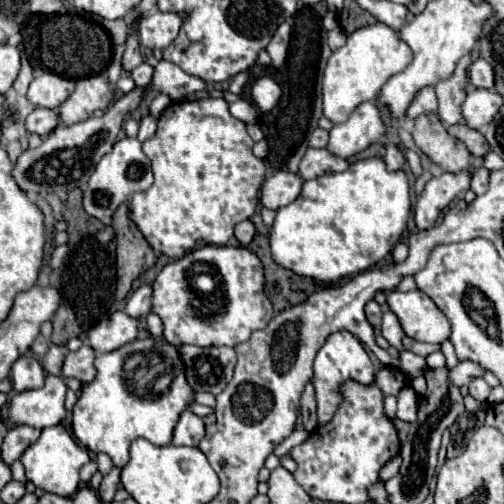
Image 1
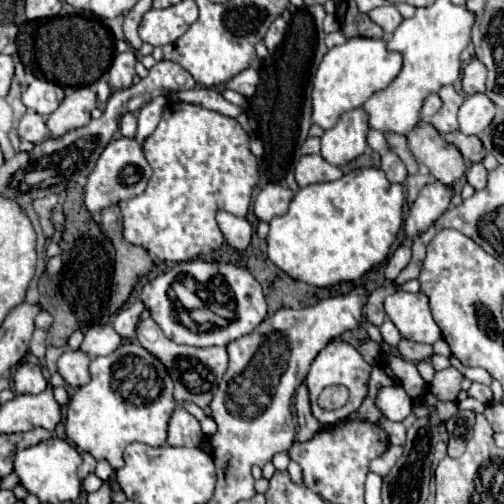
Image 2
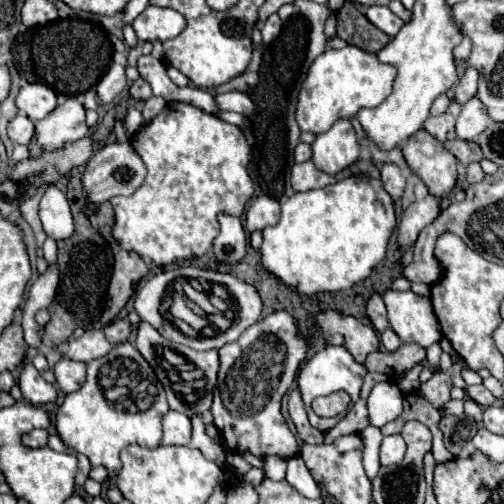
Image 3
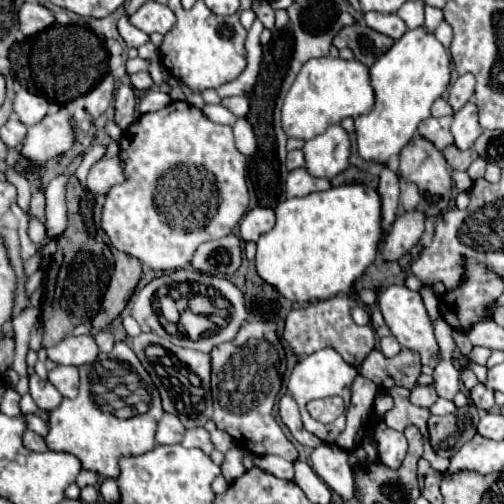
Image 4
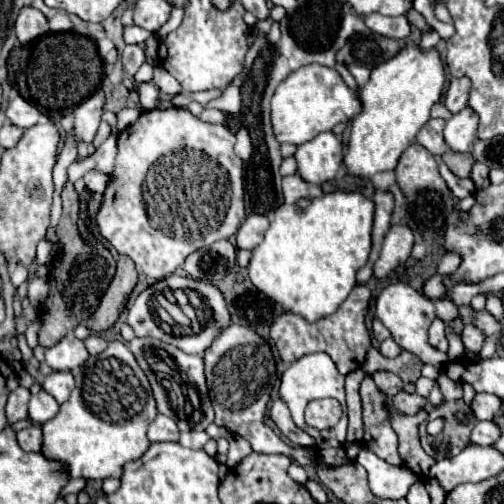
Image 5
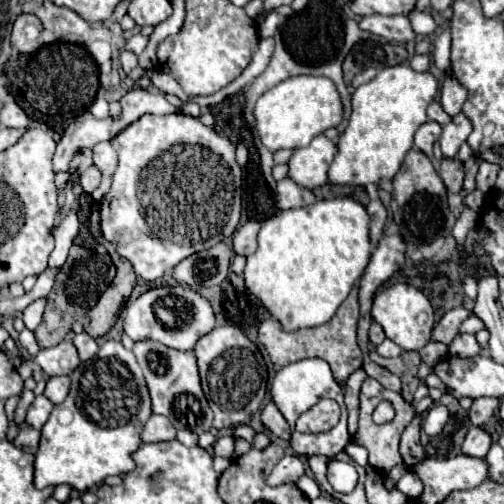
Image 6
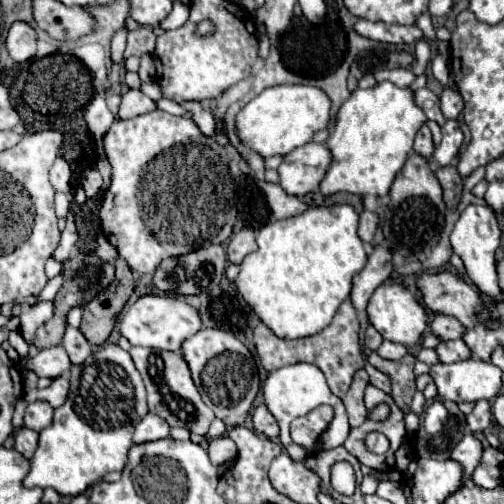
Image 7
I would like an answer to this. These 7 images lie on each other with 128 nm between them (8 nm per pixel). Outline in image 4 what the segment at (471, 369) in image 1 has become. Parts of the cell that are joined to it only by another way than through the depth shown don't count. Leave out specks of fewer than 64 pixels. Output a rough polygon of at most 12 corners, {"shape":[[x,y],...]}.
{"shape":[[416,386],[410,402],[416,406],[432,406],[436,392],[432,386]]}

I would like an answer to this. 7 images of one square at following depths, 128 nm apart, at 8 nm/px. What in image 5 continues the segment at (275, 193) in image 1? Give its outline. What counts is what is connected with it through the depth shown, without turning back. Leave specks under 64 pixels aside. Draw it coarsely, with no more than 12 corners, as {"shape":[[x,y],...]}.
{"shape":[[250,214],[236,234],[240,250],[252,250],[264,238],[268,218]]}

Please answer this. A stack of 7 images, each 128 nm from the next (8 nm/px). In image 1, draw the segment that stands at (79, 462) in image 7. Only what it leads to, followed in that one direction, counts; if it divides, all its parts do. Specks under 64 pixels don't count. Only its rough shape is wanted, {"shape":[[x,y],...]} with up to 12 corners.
{"shape":[[176,346],[98,354],[72,410],[76,440],[126,466],[170,444],[194,396]]}

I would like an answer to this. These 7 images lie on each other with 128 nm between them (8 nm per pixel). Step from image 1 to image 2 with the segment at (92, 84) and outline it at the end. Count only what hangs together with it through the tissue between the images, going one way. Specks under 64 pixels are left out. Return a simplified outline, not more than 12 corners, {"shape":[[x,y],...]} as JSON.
{"shape":[[90,87],[65,88],[46,118],[52,138],[88,126],[96,106]]}

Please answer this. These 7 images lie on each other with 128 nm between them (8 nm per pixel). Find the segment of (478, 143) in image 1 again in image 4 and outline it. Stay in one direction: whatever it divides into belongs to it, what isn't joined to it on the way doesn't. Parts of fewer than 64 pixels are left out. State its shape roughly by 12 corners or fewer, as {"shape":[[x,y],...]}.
{"shape":[[444,148],[442,154],[450,168],[466,172],[476,158],[474,150]]}

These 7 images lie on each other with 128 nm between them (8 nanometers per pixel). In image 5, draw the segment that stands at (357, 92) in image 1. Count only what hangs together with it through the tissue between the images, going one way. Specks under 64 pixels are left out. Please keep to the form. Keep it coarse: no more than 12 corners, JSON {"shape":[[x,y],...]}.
{"shape":[[308,64],[270,102],[280,144],[352,120],[360,100],[334,68]]}

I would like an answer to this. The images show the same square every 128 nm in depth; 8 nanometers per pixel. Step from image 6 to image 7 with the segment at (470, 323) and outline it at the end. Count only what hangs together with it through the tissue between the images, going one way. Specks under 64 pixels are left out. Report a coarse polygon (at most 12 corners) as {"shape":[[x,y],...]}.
{"shape":[[436,316],[430,332],[442,342],[460,338],[460,324],[452,316]]}

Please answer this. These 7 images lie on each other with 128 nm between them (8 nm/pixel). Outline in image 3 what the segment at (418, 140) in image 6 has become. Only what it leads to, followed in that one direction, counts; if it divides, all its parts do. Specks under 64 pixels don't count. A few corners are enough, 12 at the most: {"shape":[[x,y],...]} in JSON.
{"shape":[[460,104],[448,106],[440,116],[430,116],[424,130],[438,142],[454,140],[454,122]]}

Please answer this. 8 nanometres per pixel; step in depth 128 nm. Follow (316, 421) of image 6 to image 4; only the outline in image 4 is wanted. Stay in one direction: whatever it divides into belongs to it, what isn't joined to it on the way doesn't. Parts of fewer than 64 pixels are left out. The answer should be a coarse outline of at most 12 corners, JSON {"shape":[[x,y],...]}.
{"shape":[[336,398],[308,402],[310,416],[322,424],[334,422],[346,410]]}

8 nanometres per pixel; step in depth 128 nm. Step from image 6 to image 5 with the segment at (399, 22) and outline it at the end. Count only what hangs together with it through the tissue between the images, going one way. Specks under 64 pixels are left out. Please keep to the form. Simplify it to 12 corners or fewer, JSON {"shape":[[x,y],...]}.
{"shape":[[364,16],[380,36],[404,40],[410,34],[406,16]]}

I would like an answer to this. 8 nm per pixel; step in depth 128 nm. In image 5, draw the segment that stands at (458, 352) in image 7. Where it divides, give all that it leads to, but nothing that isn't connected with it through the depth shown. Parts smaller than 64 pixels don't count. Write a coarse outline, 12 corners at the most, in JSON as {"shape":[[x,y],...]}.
{"shape":[[466,320],[462,330],[464,352],[478,354],[484,334]]}

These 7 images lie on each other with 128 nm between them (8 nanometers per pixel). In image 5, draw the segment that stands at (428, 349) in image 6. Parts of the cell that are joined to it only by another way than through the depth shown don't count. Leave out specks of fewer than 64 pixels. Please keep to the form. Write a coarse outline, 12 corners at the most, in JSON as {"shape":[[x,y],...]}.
{"shape":[[434,320],[430,326],[430,344],[448,352],[446,324]]}

